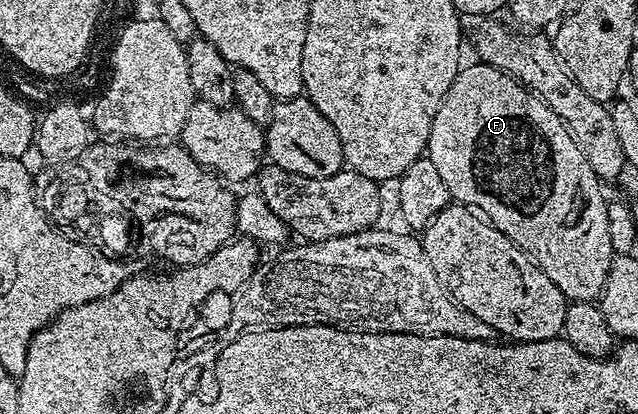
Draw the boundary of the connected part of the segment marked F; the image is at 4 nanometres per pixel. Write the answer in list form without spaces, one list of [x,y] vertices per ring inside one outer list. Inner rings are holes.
[[[474,61],[471,67],[463,66],[452,81],[452,85],[432,121],[432,133],[428,137],[426,150],[432,165],[436,165],[437,171],[440,172],[444,185],[448,185],[451,200],[485,216],[491,225],[500,229],[500,233],[507,235],[514,244],[537,263],[538,268],[558,286],[560,293],[564,293],[567,300],[575,303],[592,303],[601,300],[602,290],[608,281],[608,269],[615,256],[608,233],[608,213],[606,212],[608,199],[602,196],[602,191],[598,188],[600,186],[598,174],[594,172],[592,165],[588,165],[584,153],[578,148],[574,138],[570,136],[570,131],[562,124],[560,117],[556,117],[556,113],[552,113],[552,109],[548,109],[542,96],[534,94],[533,91],[517,83],[511,75],[505,75],[503,71],[490,67],[487,63]]]

